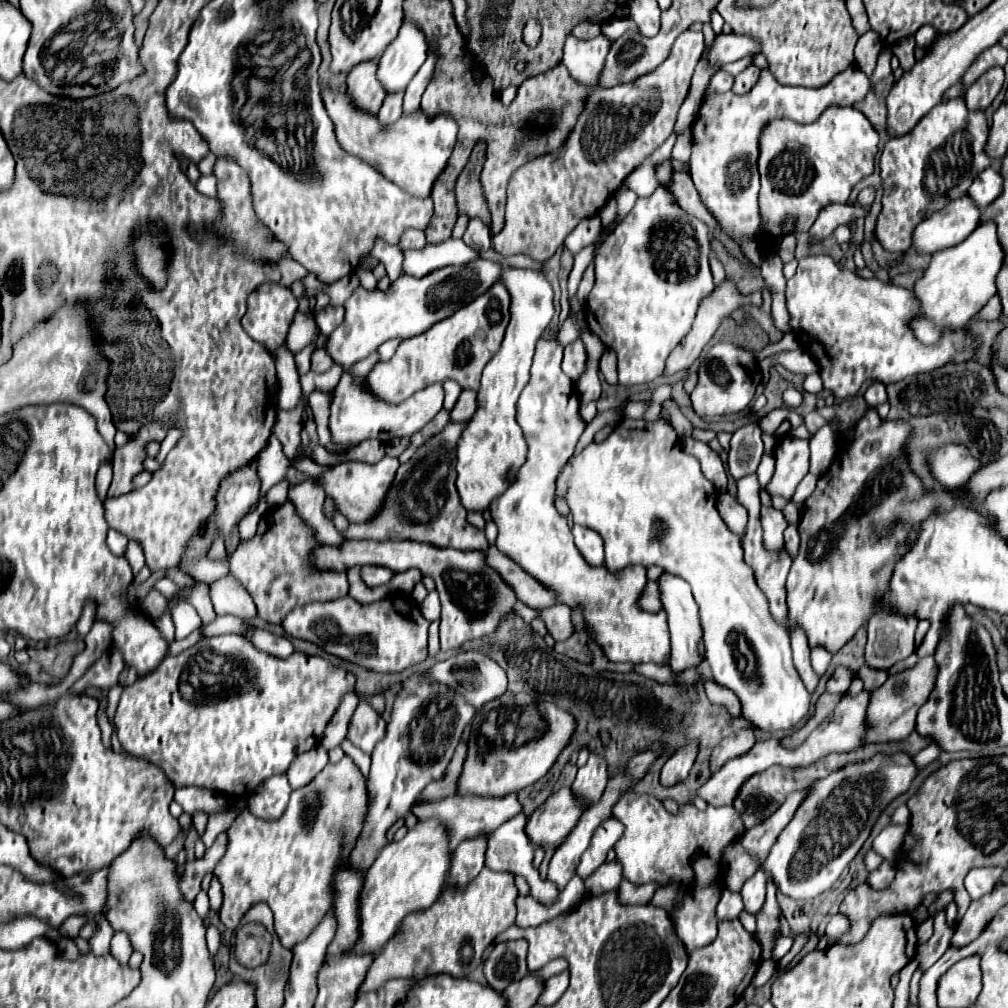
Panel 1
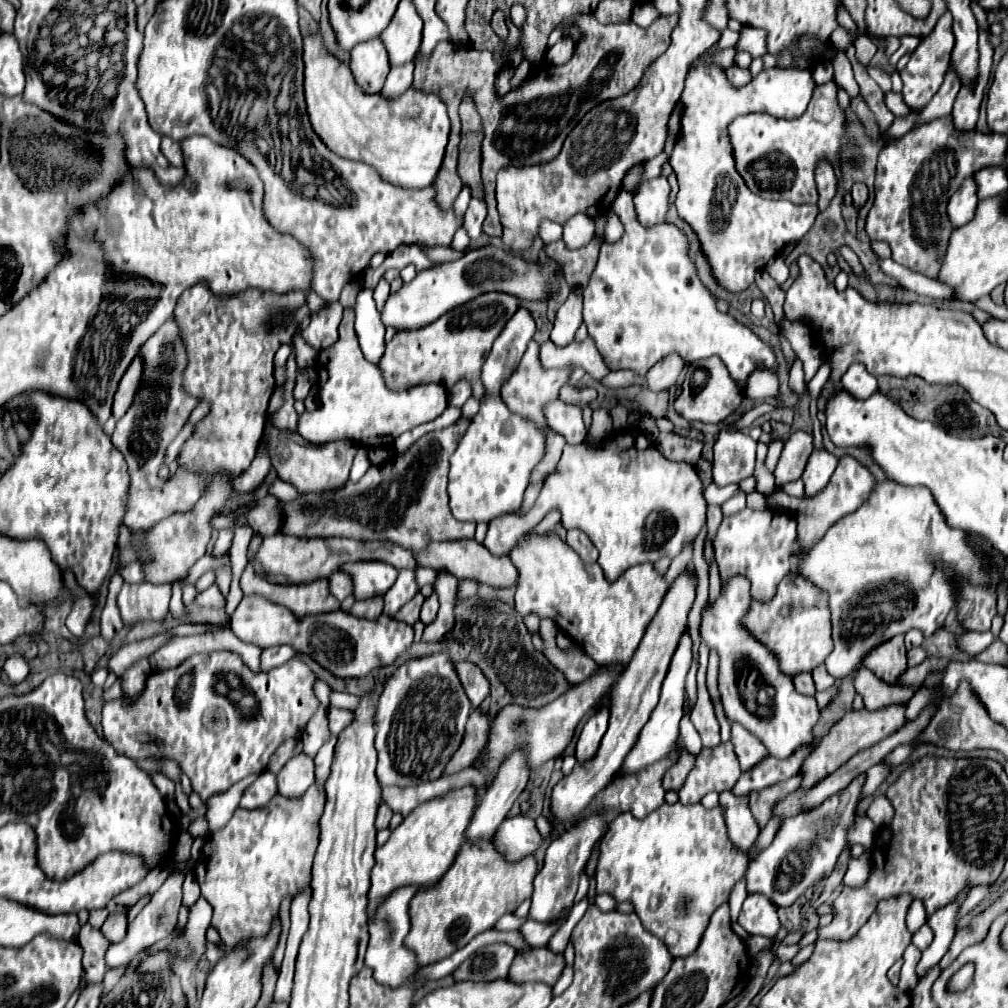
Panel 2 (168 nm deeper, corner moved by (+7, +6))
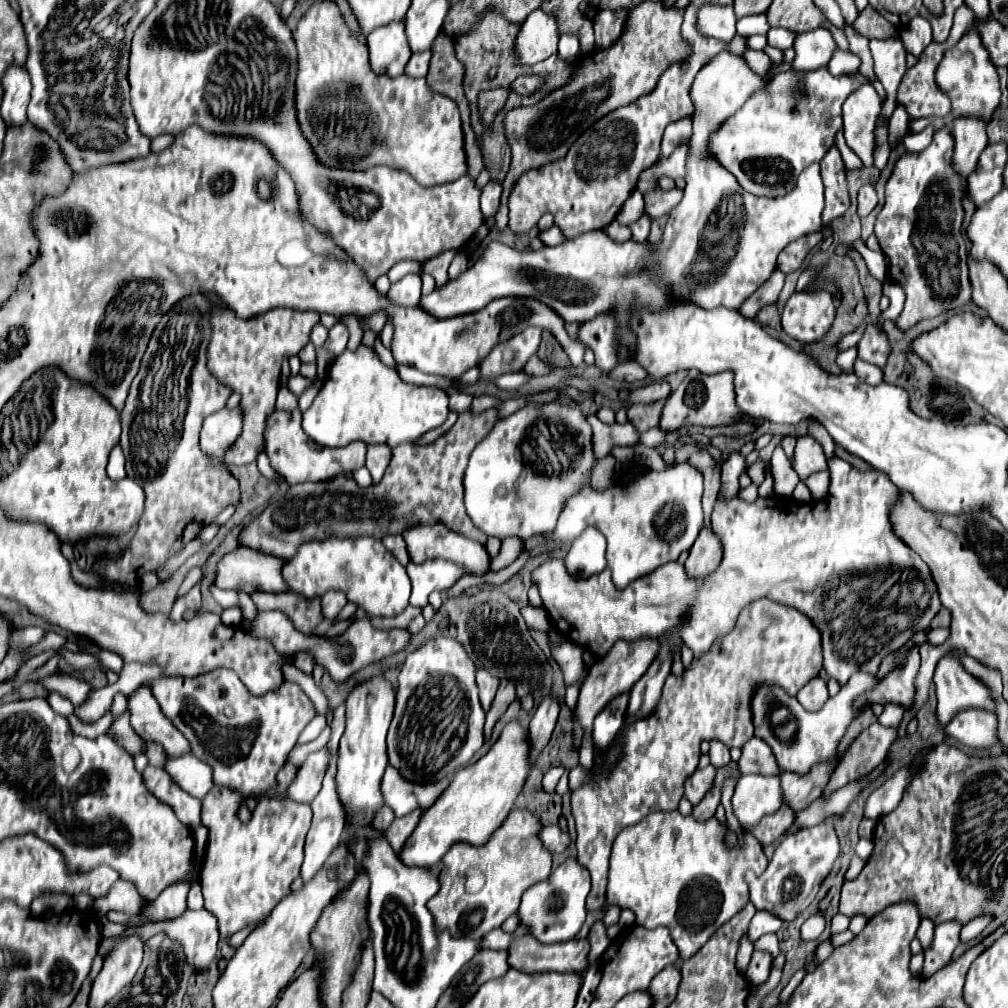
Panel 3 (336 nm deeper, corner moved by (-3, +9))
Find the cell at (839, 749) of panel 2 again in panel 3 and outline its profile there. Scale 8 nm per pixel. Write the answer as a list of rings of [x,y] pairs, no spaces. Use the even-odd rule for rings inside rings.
[[[819,764],[809,772],[809,776],[793,776],[791,772],[781,774],[781,794],[783,794],[783,804],[791,808],[793,812],[799,812],[807,808],[813,800],[817,800],[823,794],[823,788],[829,782],[829,768],[825,764]]]

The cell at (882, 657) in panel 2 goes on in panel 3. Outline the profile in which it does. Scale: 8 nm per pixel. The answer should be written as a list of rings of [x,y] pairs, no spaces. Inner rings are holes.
[[[913,648],[913,652],[909,652],[909,656],[905,656],[905,660],[901,660],[901,664],[873,690],[862,693],[853,702],[853,711],[857,714],[860,709],[868,704],[899,704],[903,708],[911,708],[913,700],[915,700],[915,678],[919,672],[919,652],[917,648]]]

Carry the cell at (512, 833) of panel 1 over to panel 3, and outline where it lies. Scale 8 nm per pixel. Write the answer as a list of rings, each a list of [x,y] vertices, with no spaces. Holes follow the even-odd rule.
[[[543,826],[543,830],[541,830],[541,842],[543,842],[543,846],[547,850],[551,850],[555,854],[561,854],[561,852],[567,850],[571,838],[559,826]]]

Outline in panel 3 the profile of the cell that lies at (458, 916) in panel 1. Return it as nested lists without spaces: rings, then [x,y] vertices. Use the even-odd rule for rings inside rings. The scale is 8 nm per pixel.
[[[513,808],[511,816],[505,820],[497,832],[481,848],[473,848],[465,842],[453,844],[453,848],[443,858],[443,872],[439,874],[439,892],[429,900],[429,912],[437,920],[437,928],[445,928],[453,938],[479,940],[487,932],[499,928],[511,914],[517,912],[517,904],[523,892],[549,878],[551,874],[551,852],[543,848],[539,840],[541,822],[529,810]],[[471,866],[479,866],[485,872],[485,888],[479,894],[465,892],[465,872]]]

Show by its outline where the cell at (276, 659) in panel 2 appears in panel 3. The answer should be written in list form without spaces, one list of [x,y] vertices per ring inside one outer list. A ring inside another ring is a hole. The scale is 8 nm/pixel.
[[[299,652],[295,654],[297,656],[297,668],[303,670],[305,674],[311,674],[313,672],[313,666],[315,666],[315,656],[311,652]]]

